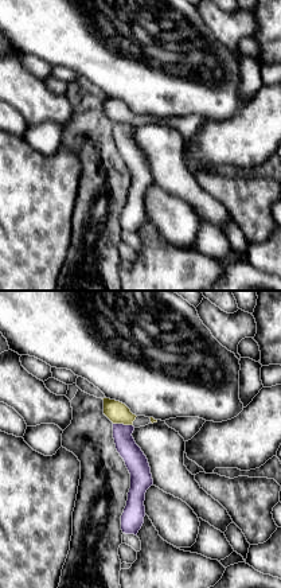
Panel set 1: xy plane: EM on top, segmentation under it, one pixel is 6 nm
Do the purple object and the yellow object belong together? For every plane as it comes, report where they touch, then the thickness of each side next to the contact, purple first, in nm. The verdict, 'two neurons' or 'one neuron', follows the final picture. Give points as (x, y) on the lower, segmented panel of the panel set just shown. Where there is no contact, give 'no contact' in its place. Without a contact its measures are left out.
contact (123, 424); calibres 140 and 130 nm

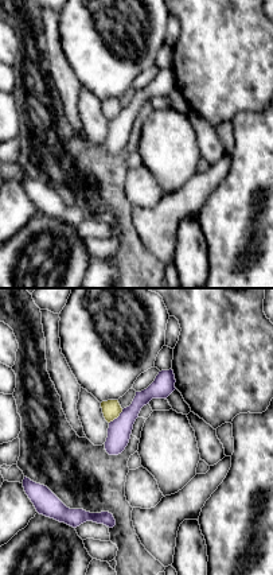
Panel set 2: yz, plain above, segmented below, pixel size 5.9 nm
contact (117, 418); calibres 140 and 110 nm

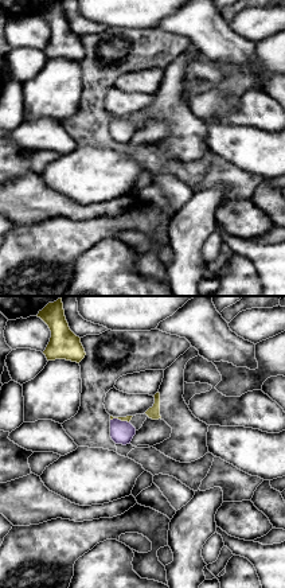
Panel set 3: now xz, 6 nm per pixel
contact (120, 420); calibres 140 and 40 nm

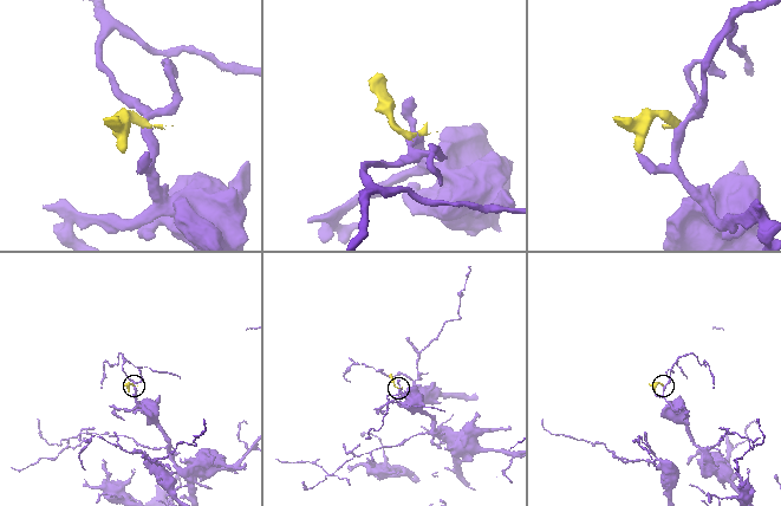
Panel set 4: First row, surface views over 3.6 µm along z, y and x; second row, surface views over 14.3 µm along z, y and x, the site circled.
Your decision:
two neurons

